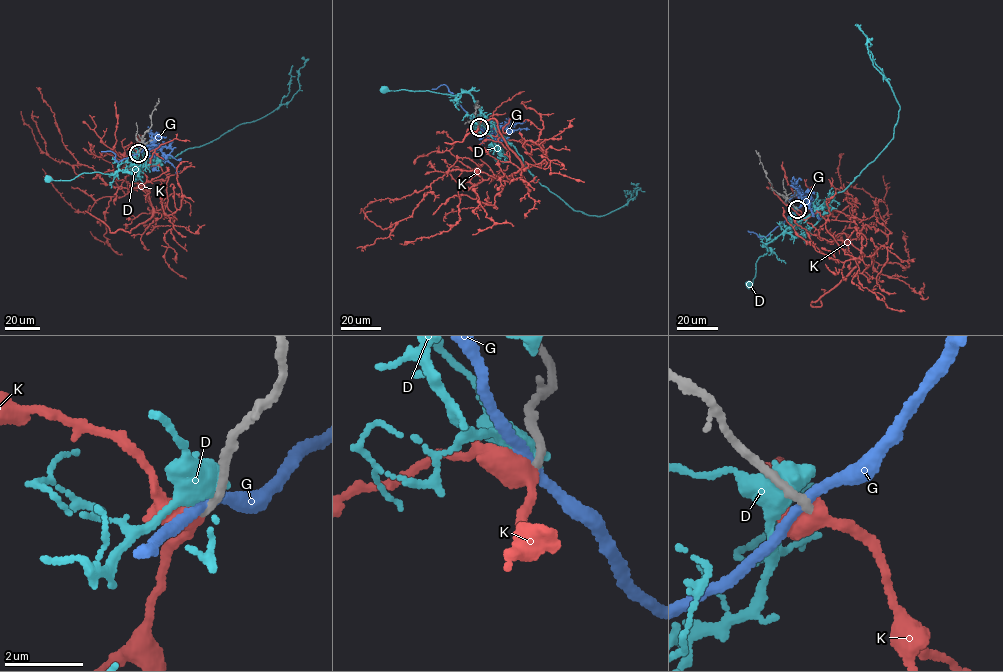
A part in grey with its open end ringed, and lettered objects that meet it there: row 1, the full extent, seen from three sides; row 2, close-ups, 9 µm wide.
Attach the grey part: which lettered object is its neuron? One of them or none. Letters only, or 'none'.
K

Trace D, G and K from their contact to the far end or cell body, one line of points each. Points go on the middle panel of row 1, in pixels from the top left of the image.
D: (479, 126), (474, 120), (483, 114), (470, 93), (455, 95), (385, 89)
G: (479, 127), (444, 84), (431, 89)
K: (479, 127), (499, 137), (518, 170), (500, 178), (449, 171), (388, 237), (357, 247)

